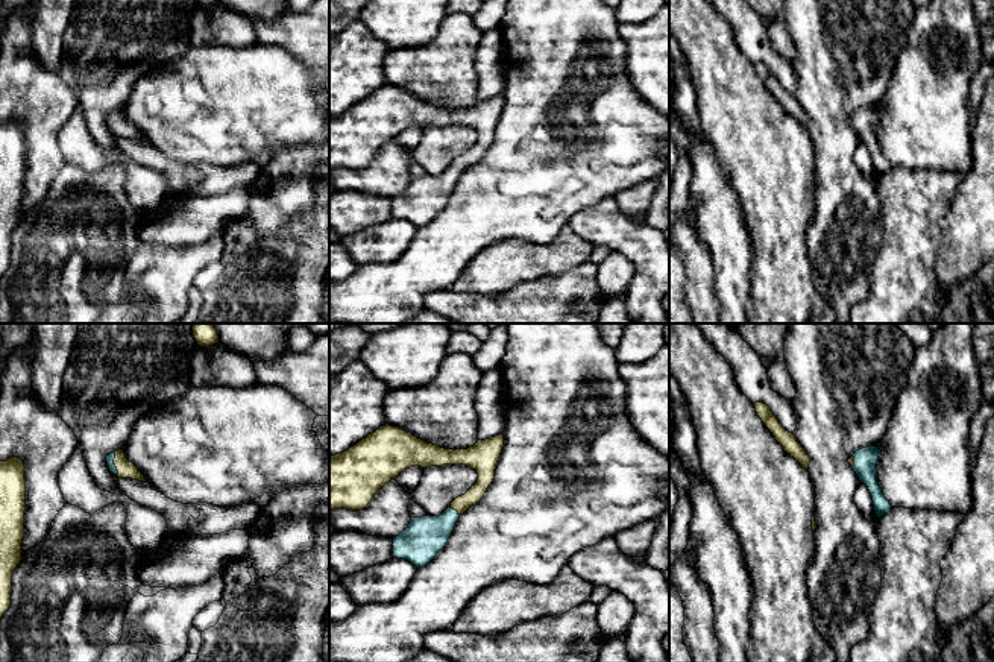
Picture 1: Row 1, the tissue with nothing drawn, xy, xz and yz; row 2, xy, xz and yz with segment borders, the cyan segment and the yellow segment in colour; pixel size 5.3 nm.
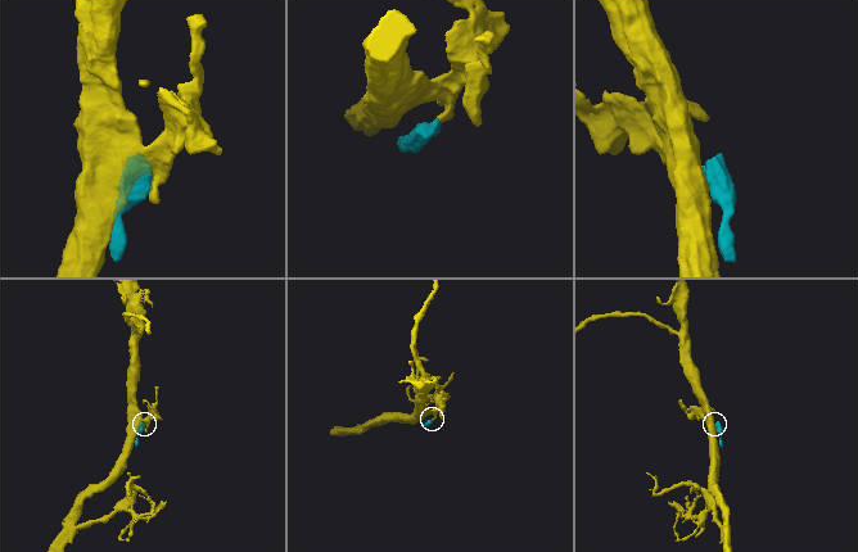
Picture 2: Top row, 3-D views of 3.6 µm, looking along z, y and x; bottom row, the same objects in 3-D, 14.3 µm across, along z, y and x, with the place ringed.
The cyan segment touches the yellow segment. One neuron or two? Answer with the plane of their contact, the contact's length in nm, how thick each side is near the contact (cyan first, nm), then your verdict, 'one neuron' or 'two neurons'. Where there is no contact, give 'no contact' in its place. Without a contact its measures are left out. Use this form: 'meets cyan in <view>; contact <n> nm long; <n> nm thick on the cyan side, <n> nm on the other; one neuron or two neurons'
meets cyan in xy; contact 140 nm long; 50 nm thick on the cyan side, 100 nm on the other; one neuron

